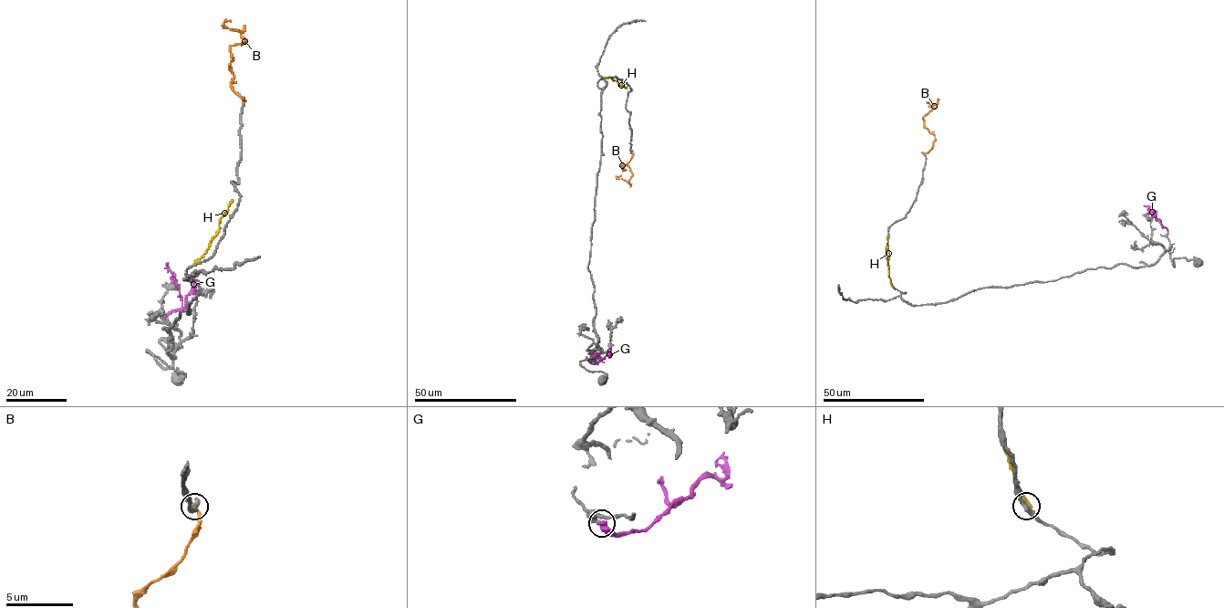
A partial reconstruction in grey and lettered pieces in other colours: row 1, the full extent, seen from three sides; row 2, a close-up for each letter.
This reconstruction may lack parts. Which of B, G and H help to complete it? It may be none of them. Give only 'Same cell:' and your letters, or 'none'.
Same cell: none

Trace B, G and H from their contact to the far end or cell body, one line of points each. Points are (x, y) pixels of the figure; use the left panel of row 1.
B: (243, 99), (233, 90), (233, 74), (229, 68), (230, 47), (245, 41), (241, 33), (223, 25), (231, 21)
G: (164, 316), (181, 307), (179, 285), (167, 262)
H: (194, 264), (216, 235), (219, 221), (233, 200)

